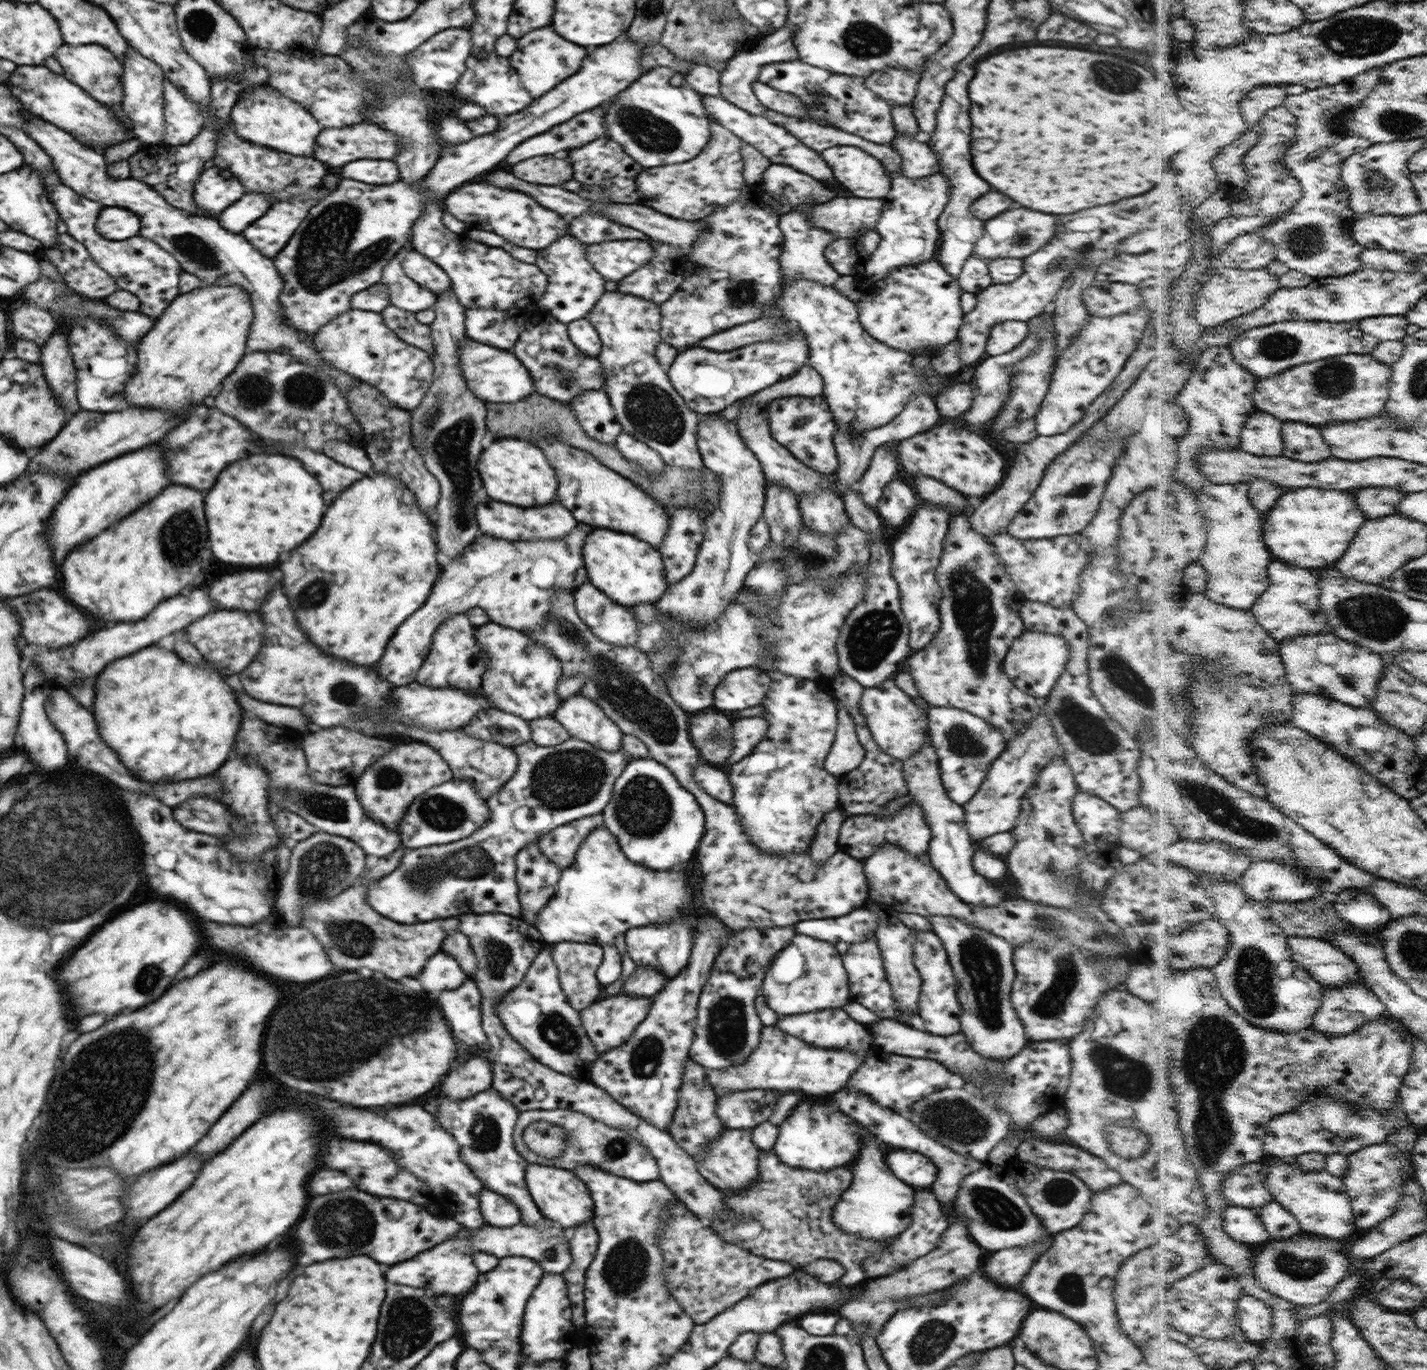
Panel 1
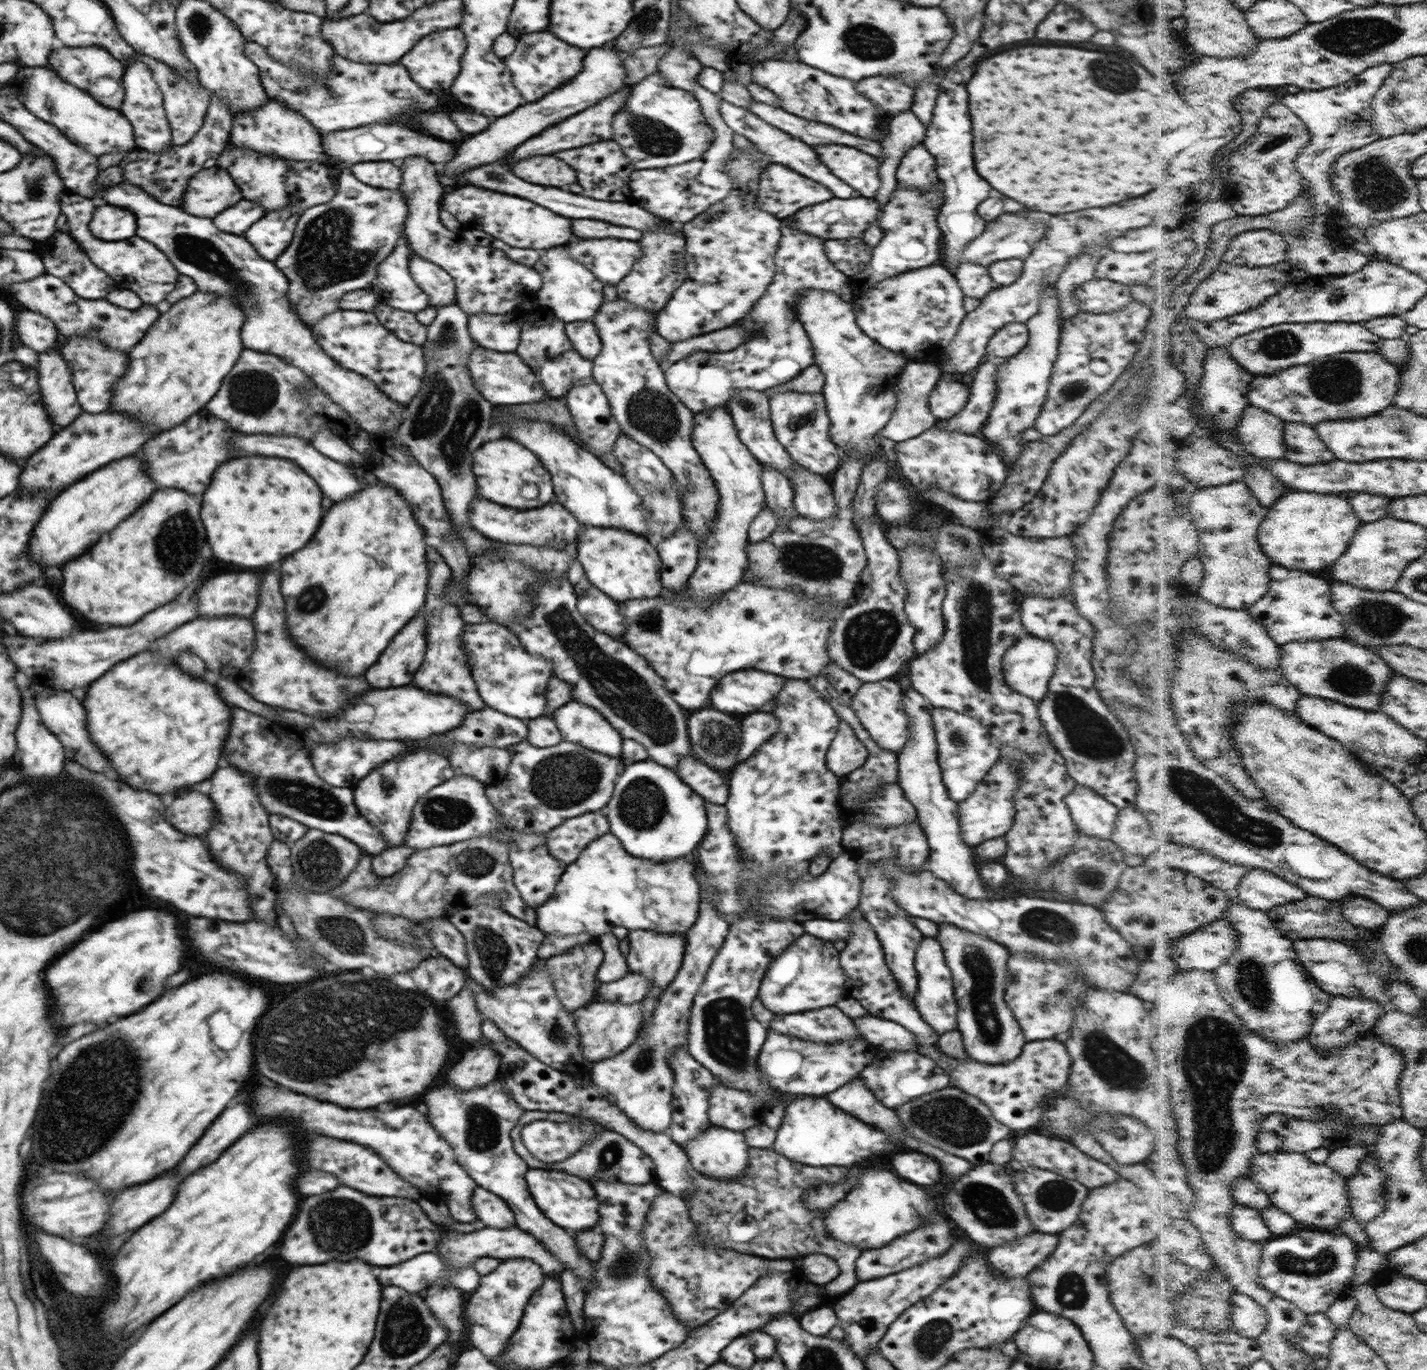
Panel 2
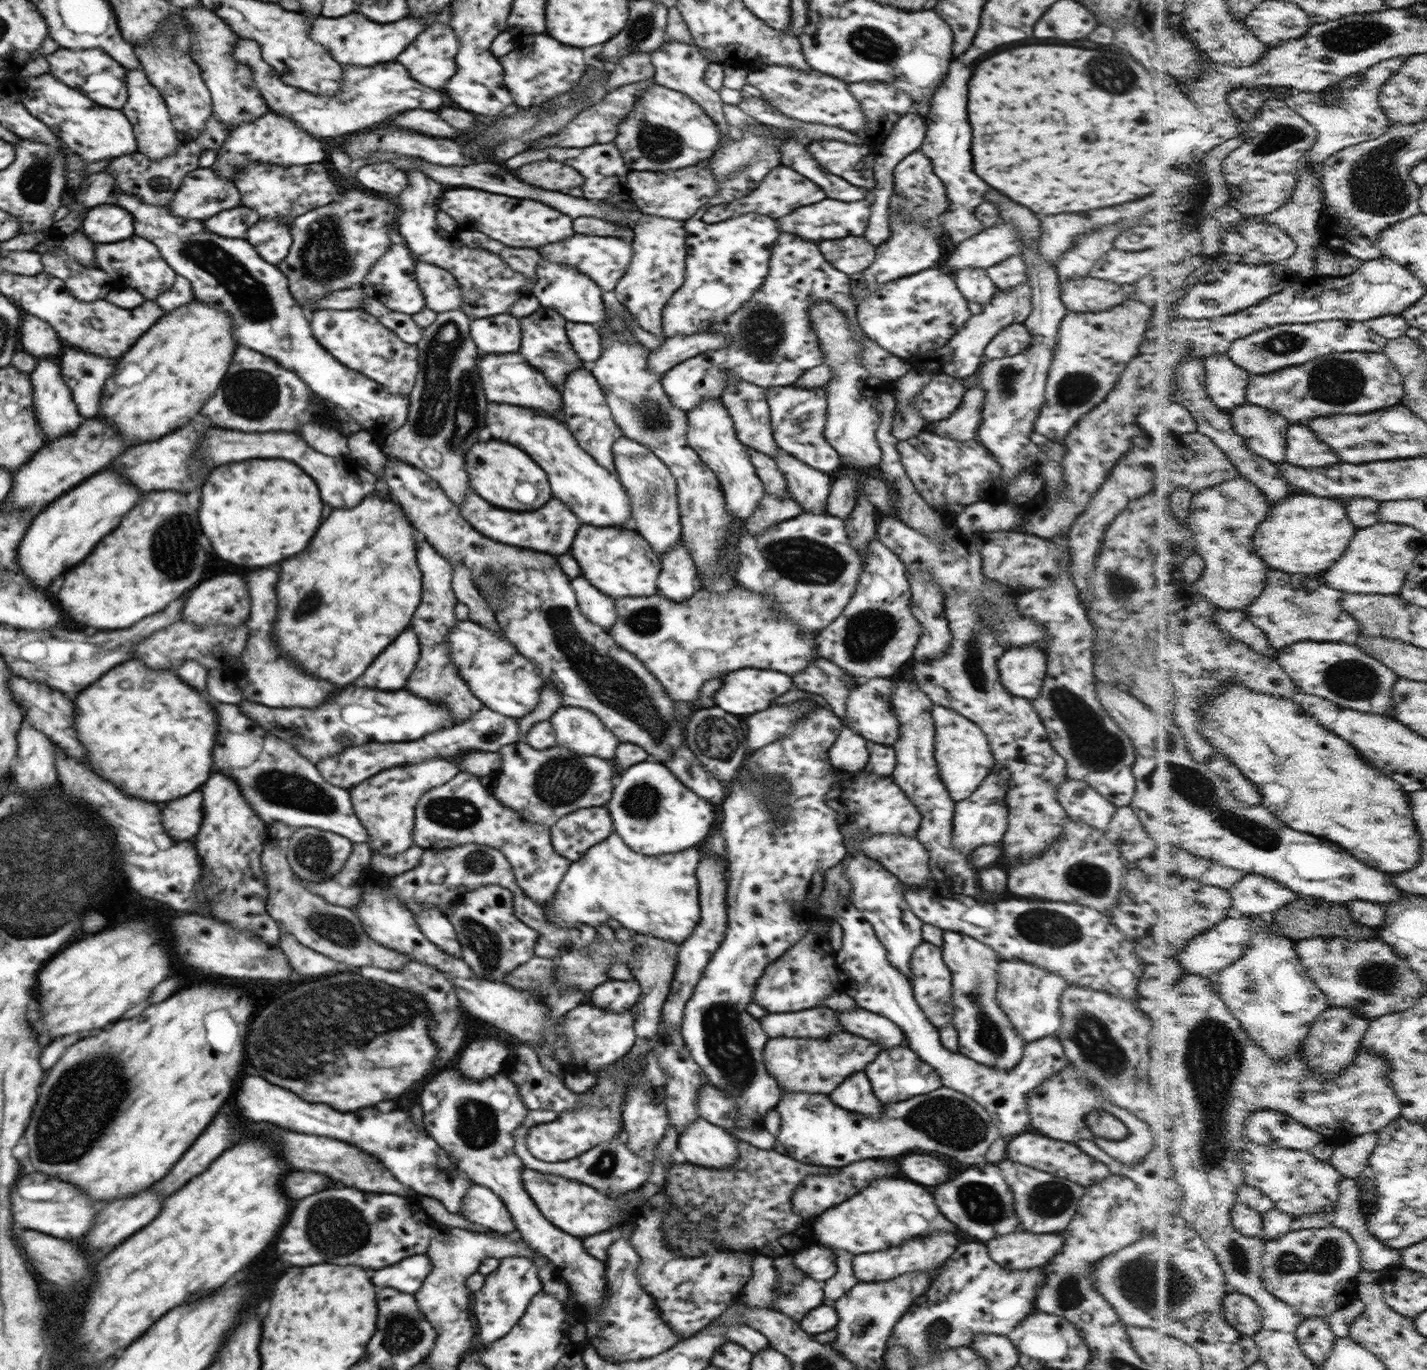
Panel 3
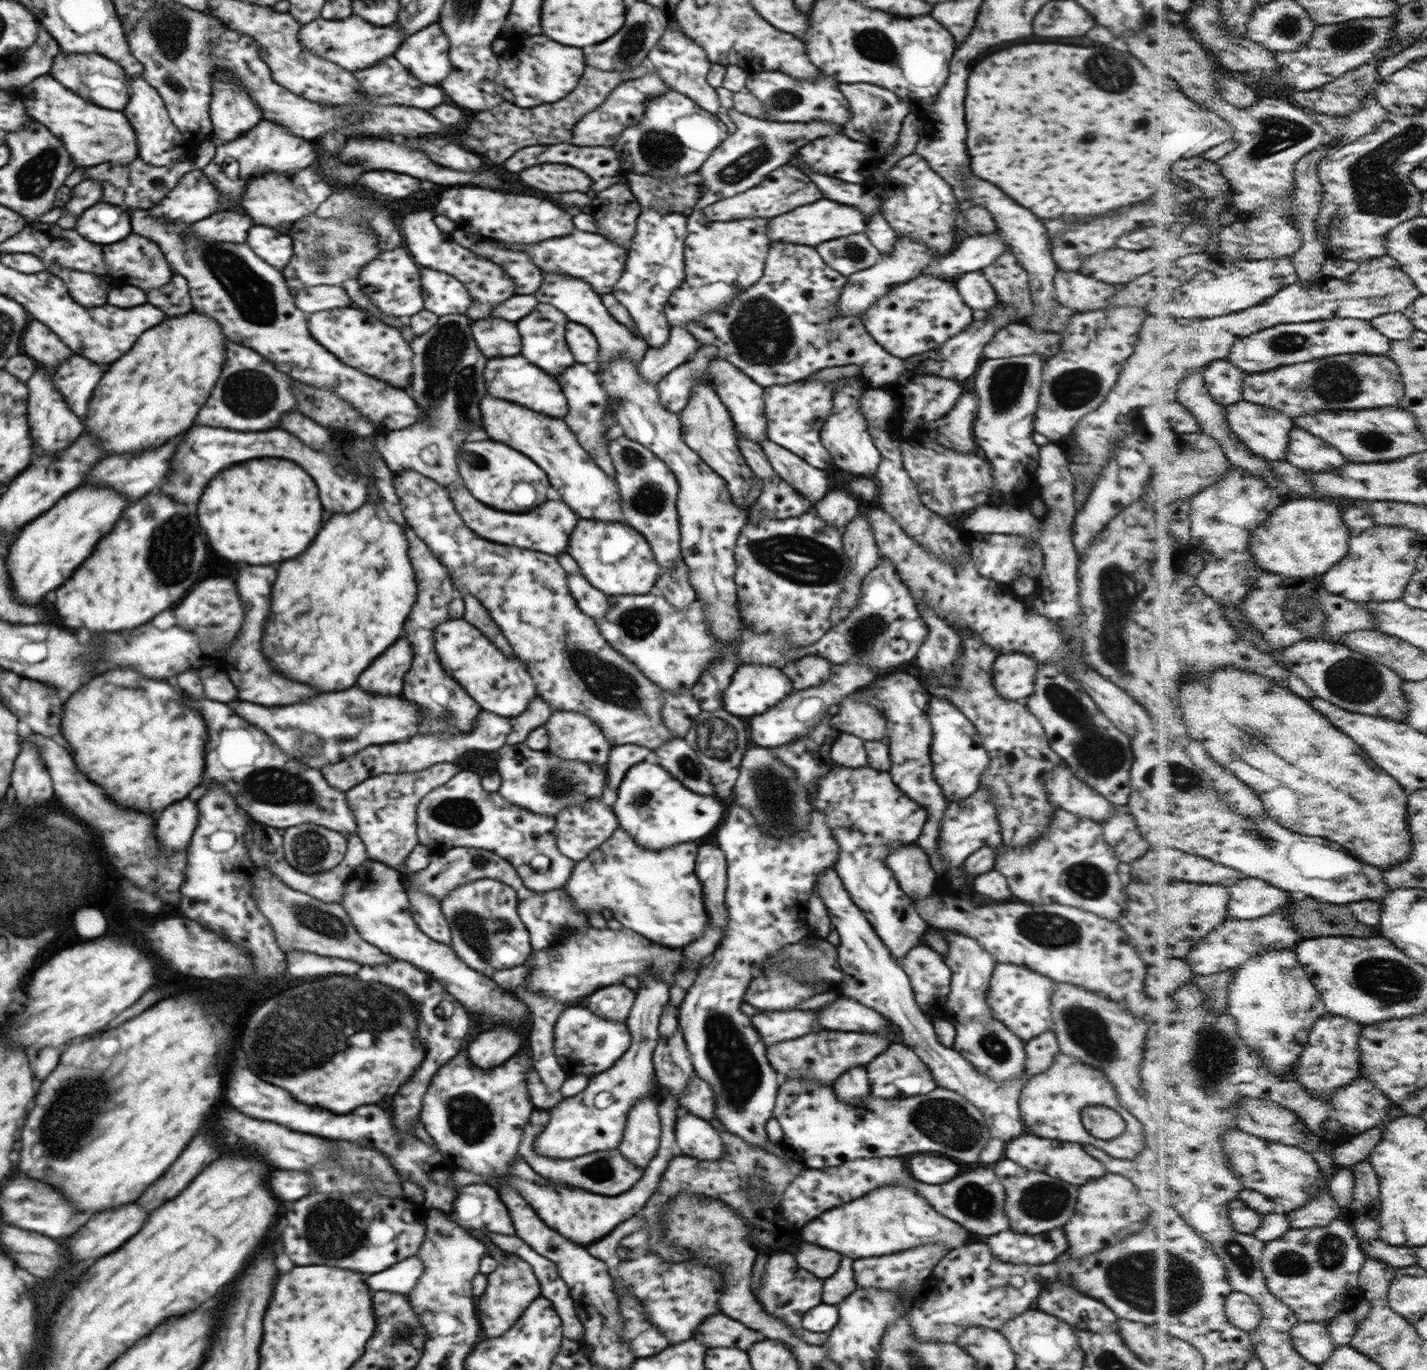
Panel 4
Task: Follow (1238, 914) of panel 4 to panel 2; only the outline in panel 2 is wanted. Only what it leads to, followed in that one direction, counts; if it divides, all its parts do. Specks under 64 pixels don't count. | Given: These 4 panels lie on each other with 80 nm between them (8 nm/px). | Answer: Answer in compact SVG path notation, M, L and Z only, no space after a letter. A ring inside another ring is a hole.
M1260 868L1251 869L1239 887L1238 895L1248 906L1270 912L1277 906L1303 901L1310 895L1304 887L1284 879L1280 874Z

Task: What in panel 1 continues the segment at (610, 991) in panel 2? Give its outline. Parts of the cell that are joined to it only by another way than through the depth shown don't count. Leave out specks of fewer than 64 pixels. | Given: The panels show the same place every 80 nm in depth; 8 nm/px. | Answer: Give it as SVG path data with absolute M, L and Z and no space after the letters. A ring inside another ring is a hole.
M651 966L636 967L636 970L624 980L619 988L619 992L635 996L653 997L660 992L665 984L670 980L659 970Z

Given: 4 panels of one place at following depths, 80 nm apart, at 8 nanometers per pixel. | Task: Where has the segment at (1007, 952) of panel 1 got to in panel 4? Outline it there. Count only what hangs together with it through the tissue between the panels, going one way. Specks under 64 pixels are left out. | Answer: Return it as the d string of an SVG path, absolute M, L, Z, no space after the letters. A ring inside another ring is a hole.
M953 932L946 938L949 951L944 956L951 970L951 991L945 1007L952 1015L956 1036L952 1048L971 1062L973 1068L998 1083L1018 1079L1025 1071L1025 1041L1002 1024L987 1005L986 994L997 962L975 938Z

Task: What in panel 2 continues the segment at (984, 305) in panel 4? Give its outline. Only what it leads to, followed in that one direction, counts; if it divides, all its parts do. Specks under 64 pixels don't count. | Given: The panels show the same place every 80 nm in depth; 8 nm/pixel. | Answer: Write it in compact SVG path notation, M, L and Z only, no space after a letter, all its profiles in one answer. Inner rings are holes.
M962 263L953 275L963 293L978 300L982 300L996 287L995 282L989 277L988 269L982 265Z

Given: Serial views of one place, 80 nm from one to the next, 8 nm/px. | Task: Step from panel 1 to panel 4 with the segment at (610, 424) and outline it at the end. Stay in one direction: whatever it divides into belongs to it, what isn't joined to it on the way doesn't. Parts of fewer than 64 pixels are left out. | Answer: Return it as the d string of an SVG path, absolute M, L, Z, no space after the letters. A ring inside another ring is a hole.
M576 363L564 369L562 374L558 375L557 381L569 404L569 413L562 418L563 421L572 429L578 442L589 452L594 462L610 478L615 478L615 468L608 452L609 428L605 428L603 422L609 401L598 374L588 370L585 364Z

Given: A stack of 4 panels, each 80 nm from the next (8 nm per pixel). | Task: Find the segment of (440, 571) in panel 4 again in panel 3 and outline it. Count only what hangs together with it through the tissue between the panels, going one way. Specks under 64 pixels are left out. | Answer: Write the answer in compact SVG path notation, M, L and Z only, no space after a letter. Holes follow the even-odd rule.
M421 537L416 539L416 558L423 580L421 584L422 602L420 602L416 614L412 616L409 626L416 633L420 643L420 660L408 677L405 689L416 696L420 696L420 698L430 700L430 702L446 704L450 710L450 716L454 718L453 722L460 724L478 712L483 704L472 694L466 681L460 678L459 672L456 671L456 665L452 663L452 658L449 657L447 636L459 621L456 619L455 612L457 599L451 585L453 568L450 562L440 556L430 543Z

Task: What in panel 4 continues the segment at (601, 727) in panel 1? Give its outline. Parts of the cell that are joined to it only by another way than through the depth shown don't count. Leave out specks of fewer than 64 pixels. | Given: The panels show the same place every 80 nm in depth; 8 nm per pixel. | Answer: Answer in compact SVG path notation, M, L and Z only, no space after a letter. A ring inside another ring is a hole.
M568 710L553 712L543 726L550 739L547 752L564 760L602 766L607 763L614 745L606 741L602 730L587 716Z

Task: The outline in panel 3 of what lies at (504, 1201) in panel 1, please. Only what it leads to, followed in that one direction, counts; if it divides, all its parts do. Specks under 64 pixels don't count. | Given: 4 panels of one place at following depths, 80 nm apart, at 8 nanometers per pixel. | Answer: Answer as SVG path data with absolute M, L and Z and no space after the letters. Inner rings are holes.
M472 1184L462 1199L460 1215L472 1224L490 1228L500 1235L515 1231L515 1224L502 1199L488 1187Z

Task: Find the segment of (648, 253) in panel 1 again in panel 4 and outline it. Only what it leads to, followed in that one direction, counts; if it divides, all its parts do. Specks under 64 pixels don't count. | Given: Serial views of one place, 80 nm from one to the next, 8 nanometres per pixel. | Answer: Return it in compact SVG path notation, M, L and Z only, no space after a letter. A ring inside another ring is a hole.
M573 230L572 234L568 234L564 238L548 239L546 242L538 242L536 246L502 244L502 242L496 242L496 246L526 252L542 272L553 272L554 274L571 276L571 278L579 278L587 282L592 290L600 295L610 294L615 289L616 281L624 272L629 251L626 247L622 248L615 242L606 240L601 234L584 232L583 230Z

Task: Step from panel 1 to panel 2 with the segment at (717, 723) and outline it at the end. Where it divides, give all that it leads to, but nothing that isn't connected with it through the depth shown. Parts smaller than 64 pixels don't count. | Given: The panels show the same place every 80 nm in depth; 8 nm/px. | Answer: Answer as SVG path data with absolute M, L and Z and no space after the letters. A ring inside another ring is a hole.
M711 707L688 713L687 730L690 745L692 746L692 754L710 768L716 769L727 776L730 770L739 762L737 755L739 752L741 724L736 722L728 713Z

